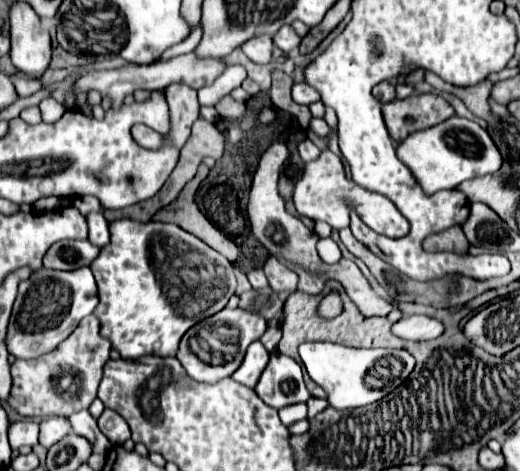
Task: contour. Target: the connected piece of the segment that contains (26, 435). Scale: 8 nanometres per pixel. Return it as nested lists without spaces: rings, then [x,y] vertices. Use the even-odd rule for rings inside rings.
[[[16,421],[10,425],[10,431],[8,431],[8,439],[10,439],[10,447],[12,449],[18,449],[22,445],[38,445],[38,423],[34,421]]]

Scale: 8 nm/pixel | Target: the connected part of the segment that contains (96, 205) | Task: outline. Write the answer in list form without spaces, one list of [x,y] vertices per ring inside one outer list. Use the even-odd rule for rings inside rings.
[[[86,195],[86,197],[76,197],[76,199],[72,201],[72,205],[74,205],[82,215],[88,215],[88,213],[92,213],[92,211],[100,211],[100,209],[102,209],[100,201],[98,201],[96,197],[90,197],[90,195]]]

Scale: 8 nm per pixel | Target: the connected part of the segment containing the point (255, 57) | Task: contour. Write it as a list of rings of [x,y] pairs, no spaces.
[[[260,35],[260,37],[254,37],[254,39],[246,41],[246,43],[242,45],[242,51],[244,51],[254,63],[266,65],[266,63],[272,61],[274,41],[272,41],[268,35]]]

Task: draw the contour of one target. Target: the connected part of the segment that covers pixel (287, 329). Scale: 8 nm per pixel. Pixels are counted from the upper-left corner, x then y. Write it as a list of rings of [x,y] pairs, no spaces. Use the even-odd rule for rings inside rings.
[[[338,285],[338,293],[342,297],[342,313],[334,319],[324,319],[318,313],[318,305],[322,297],[310,297],[300,291],[292,293],[284,301],[284,321],[282,321],[282,339],[278,343],[278,351],[282,355],[288,355],[298,361],[298,345],[304,341],[330,341],[330,343],[340,343],[348,345],[354,349],[370,349],[370,347],[402,347],[404,339],[398,339],[392,333],[392,323],[386,317],[364,317],[356,307],[352,307],[352,301],[346,297],[344,289]]]

